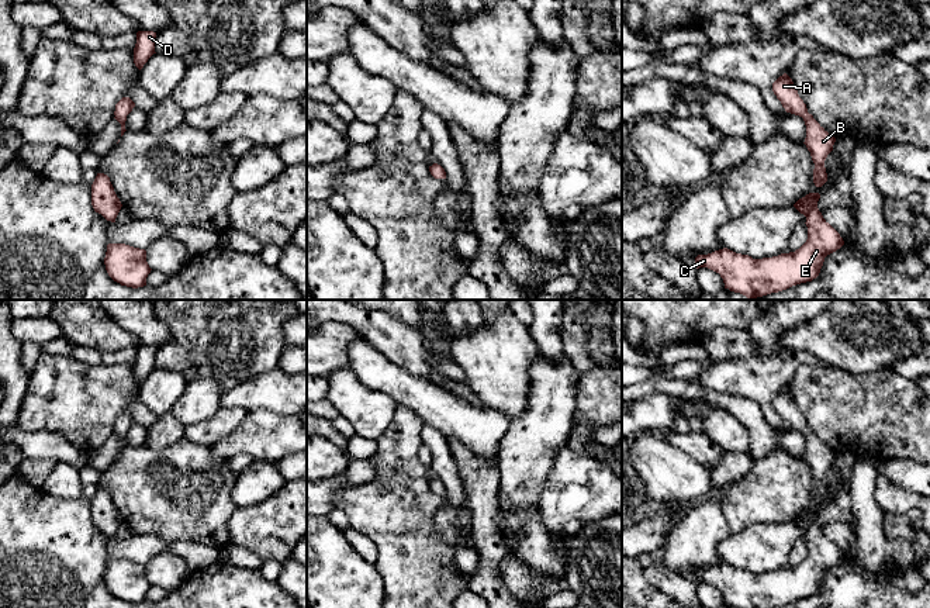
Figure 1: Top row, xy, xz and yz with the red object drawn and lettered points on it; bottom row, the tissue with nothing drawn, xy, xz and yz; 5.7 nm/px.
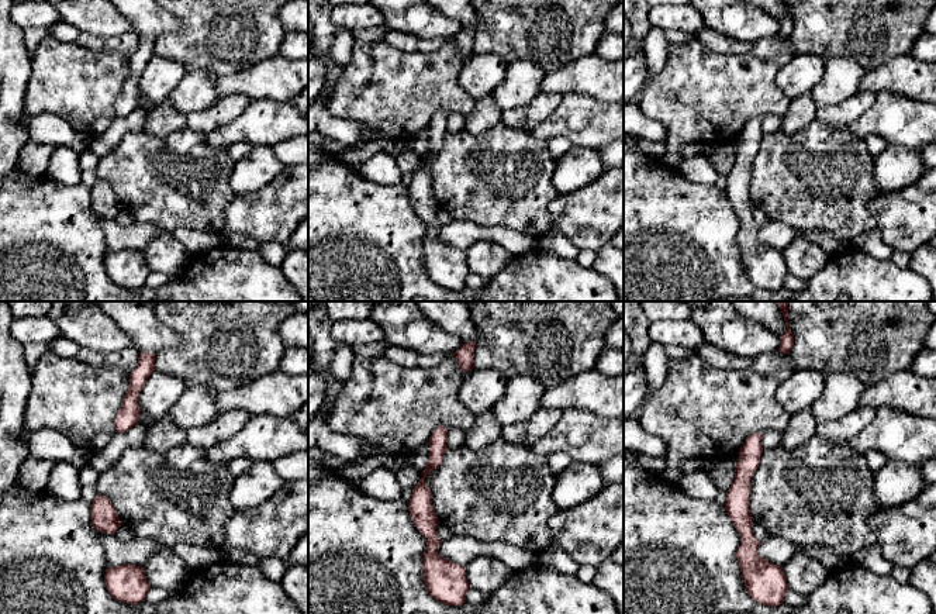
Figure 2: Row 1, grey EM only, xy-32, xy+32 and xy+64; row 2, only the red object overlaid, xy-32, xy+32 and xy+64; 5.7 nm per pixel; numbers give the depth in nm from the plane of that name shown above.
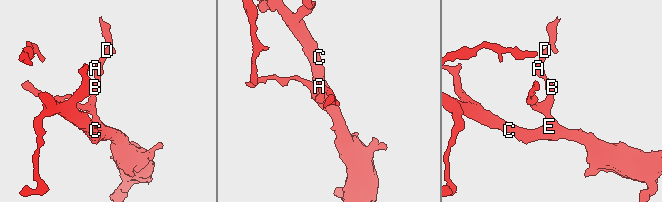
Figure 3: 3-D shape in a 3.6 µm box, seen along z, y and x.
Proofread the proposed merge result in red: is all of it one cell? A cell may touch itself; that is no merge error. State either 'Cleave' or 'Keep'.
Keep

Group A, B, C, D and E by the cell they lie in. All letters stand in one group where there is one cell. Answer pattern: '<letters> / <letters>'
A B C D E

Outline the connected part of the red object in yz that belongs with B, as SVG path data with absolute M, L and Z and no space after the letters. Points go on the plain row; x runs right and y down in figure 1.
M784 388L772 398L772 407L781 417L786 428L799 431L803 433L806 441L805 460L810 467L815 479L813 498L816 502L822 502L827 497L827 488L824 476L833 466L836 453L829 449L815 433L808 428L806 419L799 412L798 405L792 394Z

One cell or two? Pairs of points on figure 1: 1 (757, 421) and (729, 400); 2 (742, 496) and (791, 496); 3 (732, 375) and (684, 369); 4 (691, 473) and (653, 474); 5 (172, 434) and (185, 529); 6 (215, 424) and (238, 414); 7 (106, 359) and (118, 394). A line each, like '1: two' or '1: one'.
1: one
2: one
3: two
4: one
5: two
6: one
7: two

